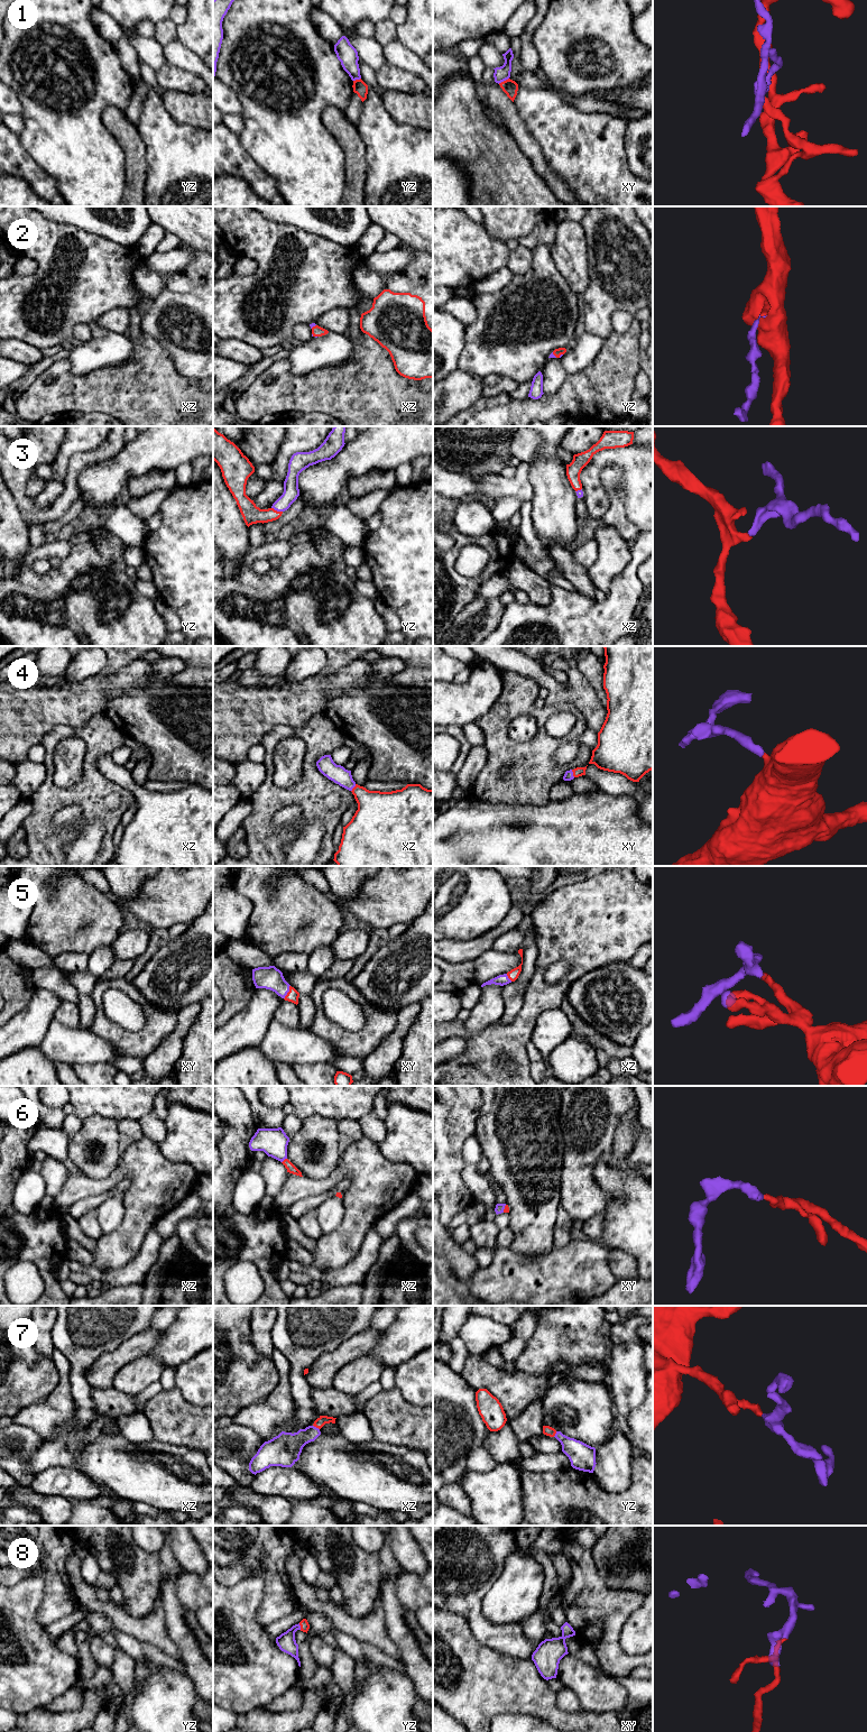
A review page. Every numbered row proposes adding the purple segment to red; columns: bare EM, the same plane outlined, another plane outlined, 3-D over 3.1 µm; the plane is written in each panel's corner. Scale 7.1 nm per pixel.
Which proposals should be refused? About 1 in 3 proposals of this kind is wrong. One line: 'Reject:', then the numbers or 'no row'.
Reject: 1

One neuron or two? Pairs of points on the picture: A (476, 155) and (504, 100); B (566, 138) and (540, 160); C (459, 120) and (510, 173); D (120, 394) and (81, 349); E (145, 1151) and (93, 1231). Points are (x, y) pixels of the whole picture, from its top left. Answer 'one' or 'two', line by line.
A: two
B: two
C: one
D: two
E: two

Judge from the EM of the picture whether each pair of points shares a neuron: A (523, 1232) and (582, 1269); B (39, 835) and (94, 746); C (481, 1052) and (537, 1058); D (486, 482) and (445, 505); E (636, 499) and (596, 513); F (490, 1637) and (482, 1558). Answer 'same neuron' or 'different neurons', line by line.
A: different neurons
B: same neuron
C: different neurons
D: different neurons
E: same neuron
F: same neuron

